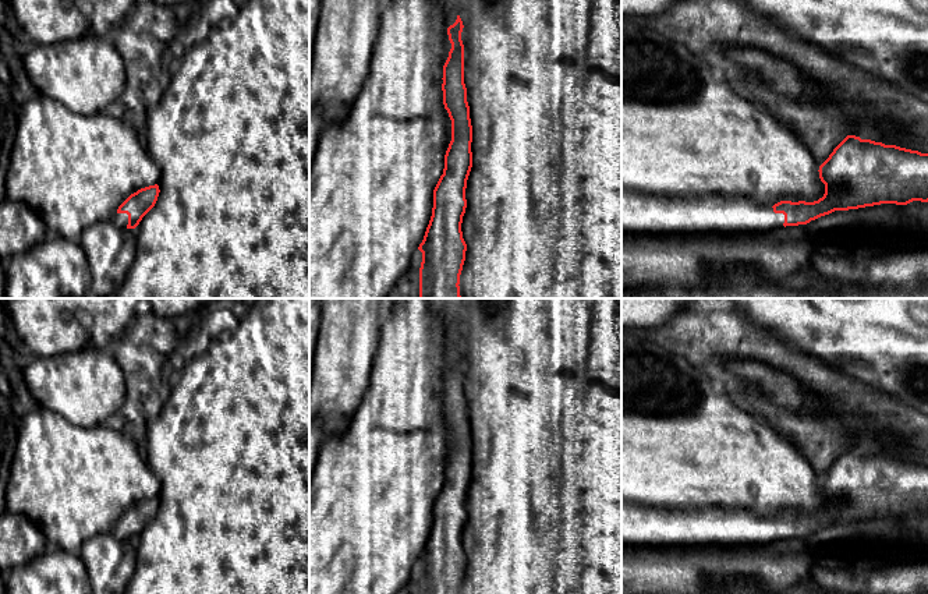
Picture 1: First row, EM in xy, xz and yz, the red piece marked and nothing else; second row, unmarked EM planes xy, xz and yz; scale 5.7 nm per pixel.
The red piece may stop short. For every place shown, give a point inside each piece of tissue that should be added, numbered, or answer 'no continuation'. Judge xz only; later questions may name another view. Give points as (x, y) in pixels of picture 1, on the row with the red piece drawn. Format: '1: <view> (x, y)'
1: xz (452, 7)

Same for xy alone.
1: xy (120, 221)

